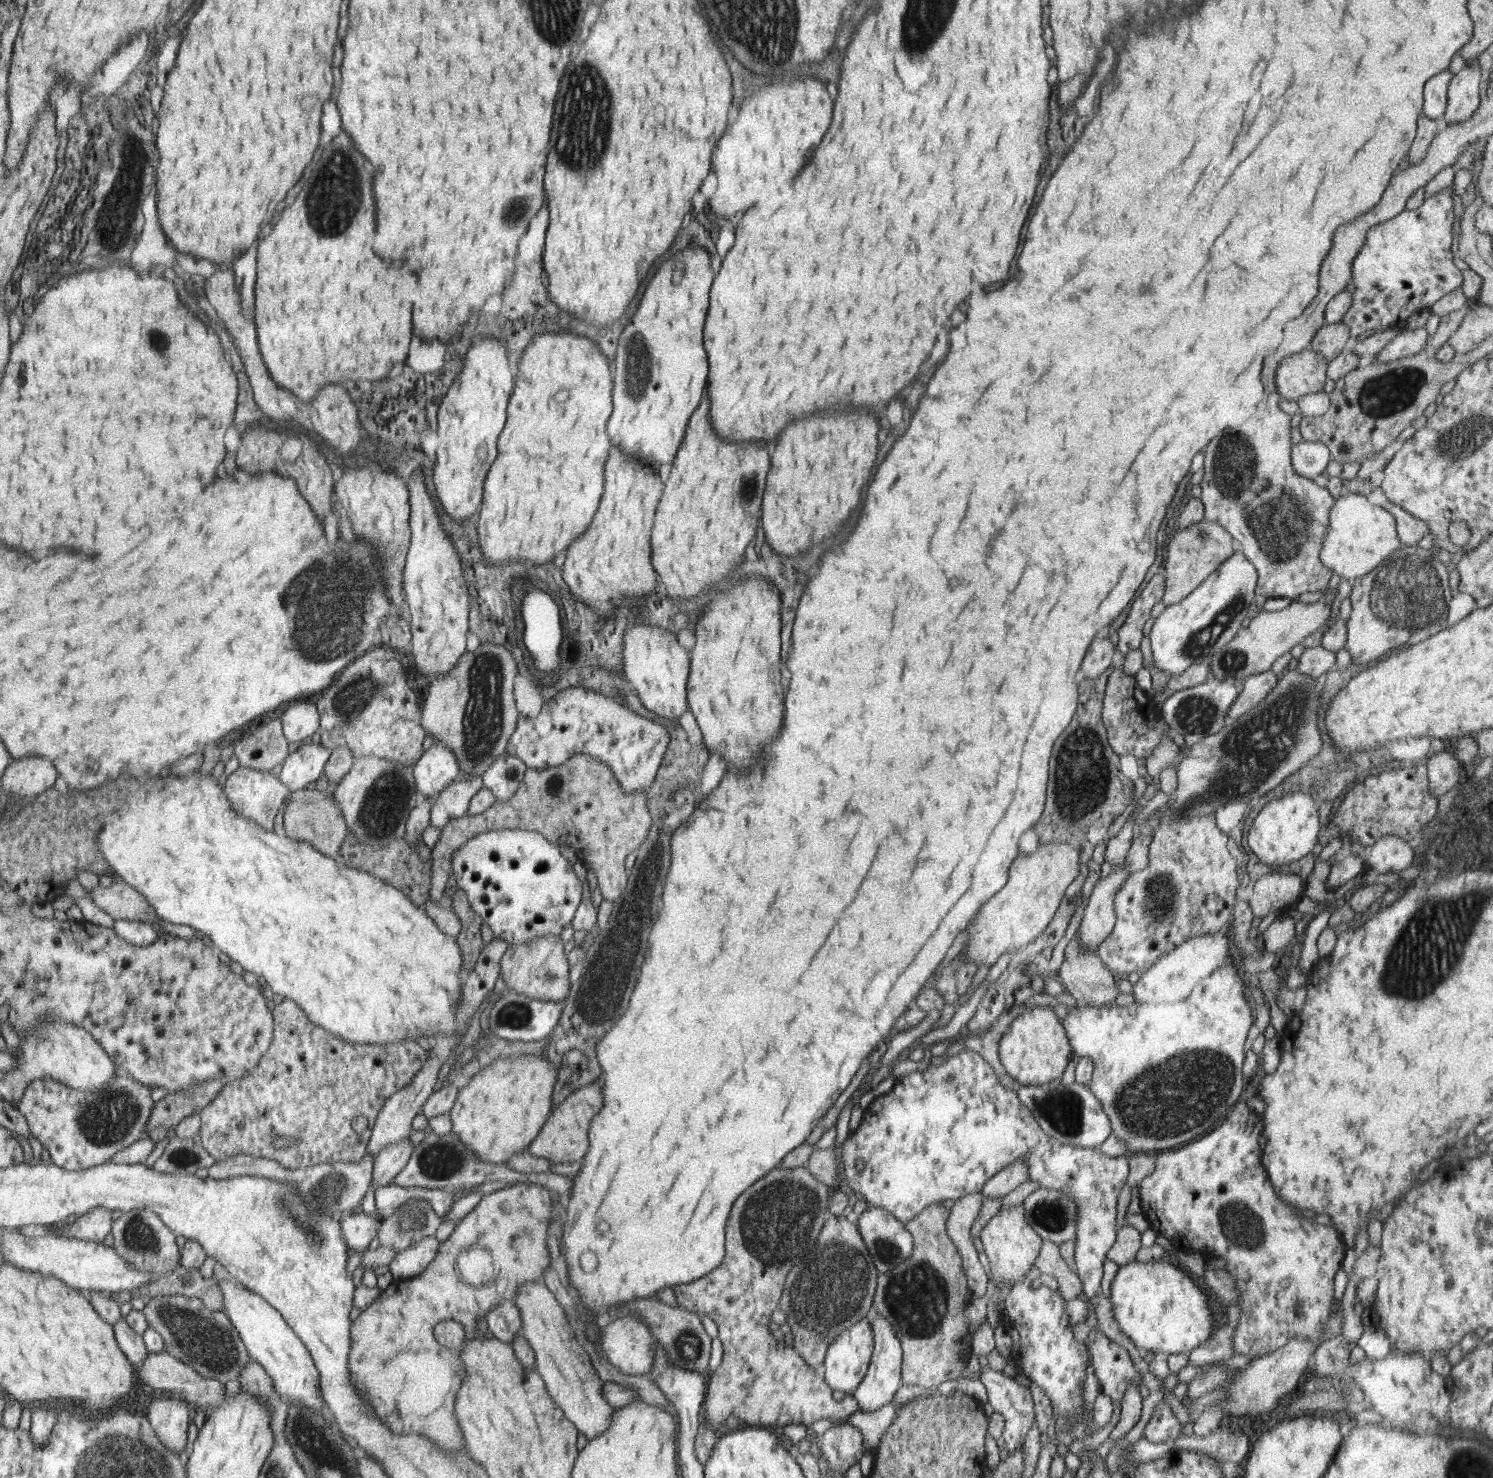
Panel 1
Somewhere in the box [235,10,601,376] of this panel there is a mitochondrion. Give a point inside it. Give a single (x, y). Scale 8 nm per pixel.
(334, 196)

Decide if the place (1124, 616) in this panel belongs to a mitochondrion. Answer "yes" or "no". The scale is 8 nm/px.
no

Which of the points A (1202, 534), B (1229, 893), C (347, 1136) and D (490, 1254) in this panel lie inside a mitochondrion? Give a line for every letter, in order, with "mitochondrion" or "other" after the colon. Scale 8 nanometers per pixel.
A: mitochondrion
B: other
C: other
D: other

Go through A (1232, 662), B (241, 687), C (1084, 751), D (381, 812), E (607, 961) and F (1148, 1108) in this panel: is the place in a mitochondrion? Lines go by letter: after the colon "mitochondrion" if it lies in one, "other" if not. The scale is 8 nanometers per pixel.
A: mitochondrion
B: other
C: mitochondrion
D: mitochondrion
E: mitochondrion
F: mitochondrion

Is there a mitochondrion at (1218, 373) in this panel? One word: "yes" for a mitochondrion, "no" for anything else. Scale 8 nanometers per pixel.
no

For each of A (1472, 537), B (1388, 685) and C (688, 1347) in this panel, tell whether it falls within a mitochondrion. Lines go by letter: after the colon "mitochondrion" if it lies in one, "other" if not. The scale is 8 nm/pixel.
A: other
B: other
C: mitochondrion

